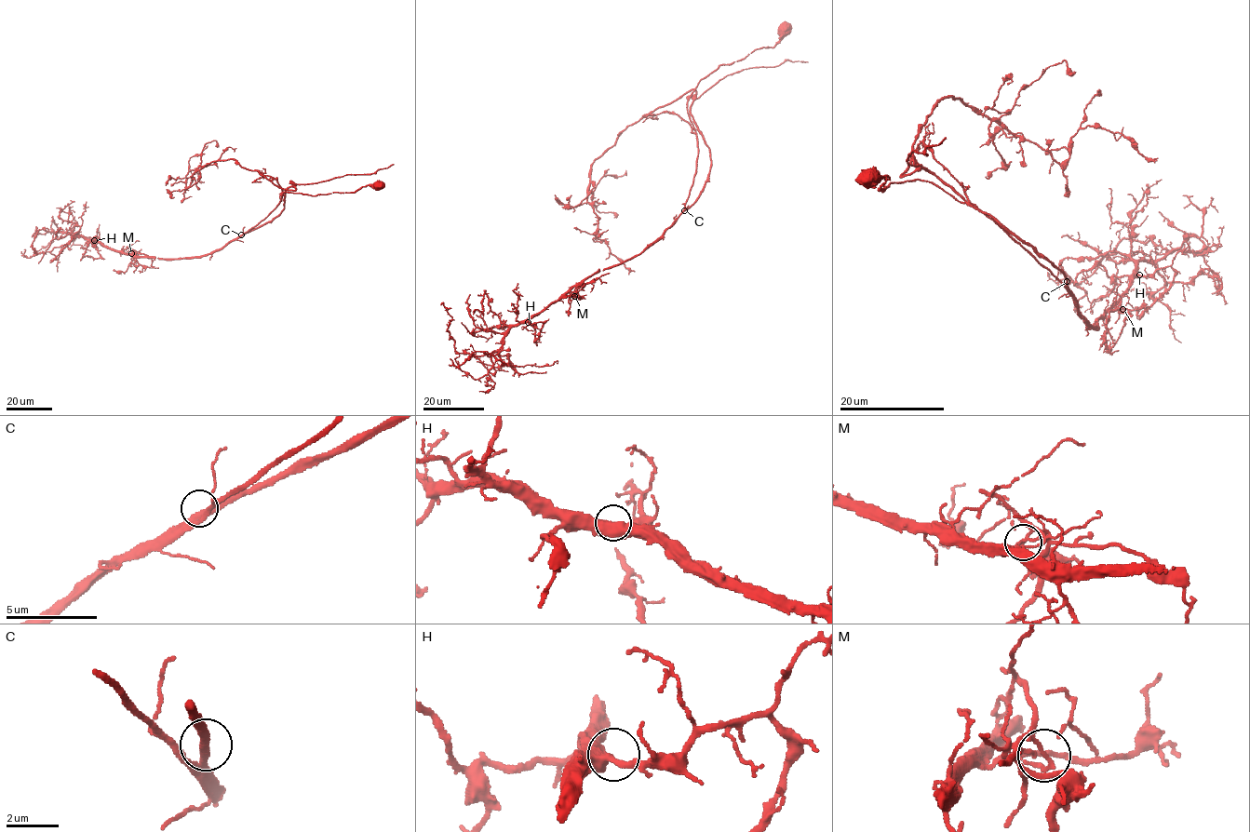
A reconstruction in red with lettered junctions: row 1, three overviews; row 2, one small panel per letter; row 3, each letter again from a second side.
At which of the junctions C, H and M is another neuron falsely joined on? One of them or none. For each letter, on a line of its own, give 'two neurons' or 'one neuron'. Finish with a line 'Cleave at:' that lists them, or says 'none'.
C: one neuron
H: one neuron
M: two neurons
Cleave at: M

